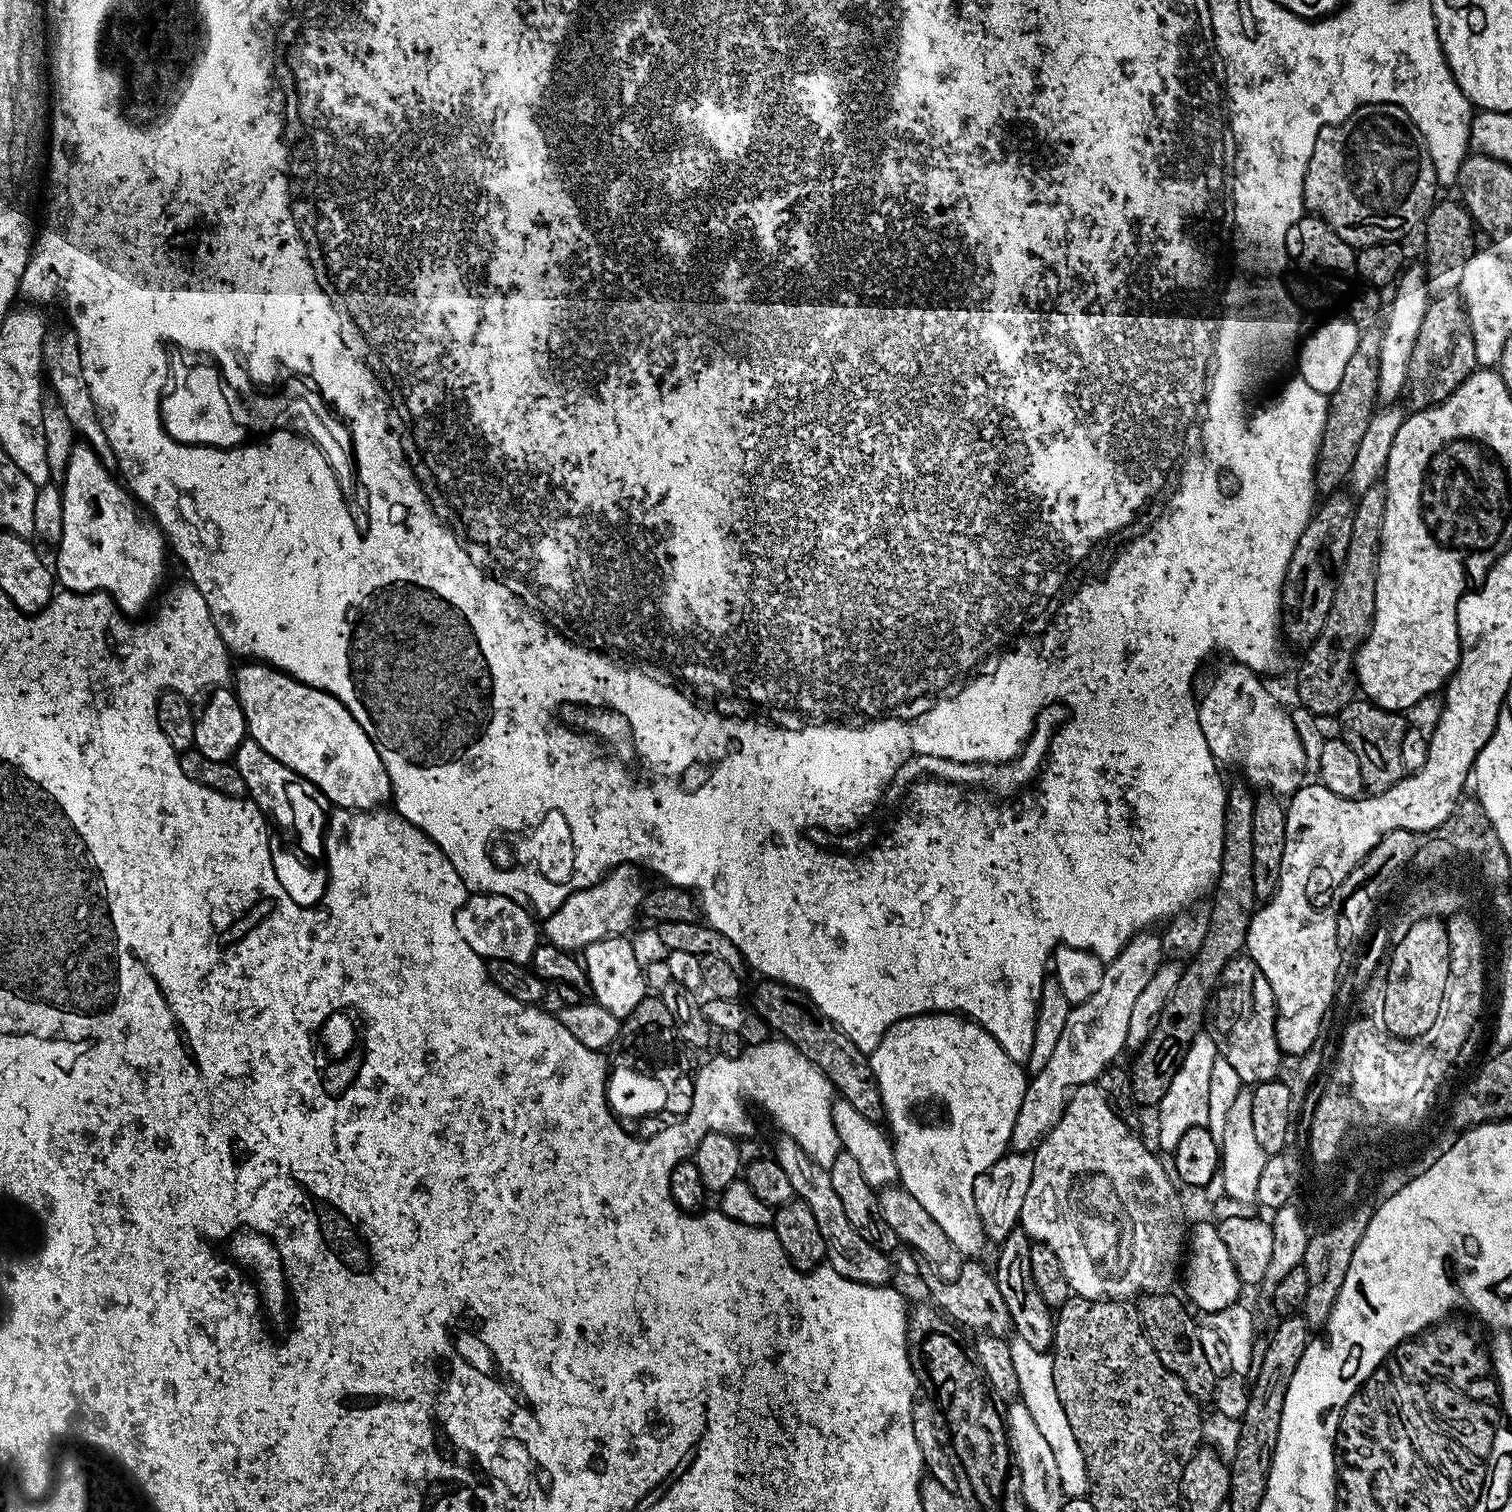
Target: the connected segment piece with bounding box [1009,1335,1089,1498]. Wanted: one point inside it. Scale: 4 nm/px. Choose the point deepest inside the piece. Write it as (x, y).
(1035, 1374)

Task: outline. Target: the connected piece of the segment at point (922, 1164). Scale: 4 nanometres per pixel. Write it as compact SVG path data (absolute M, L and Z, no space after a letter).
M926 1012L922 1016L912 1016L909 1020L899 1020L894 1026L890 1026L890 1030L886 1030L882 1042L878 1042L878 1046L871 1052L870 1059L872 1073L882 1094L886 1128L890 1133L894 1158L898 1162L899 1183L914 1198L918 1198L918 1203L928 1211L930 1218L934 1218L934 1222L938 1222L938 1226L942 1226L946 1238L950 1238L950 1242L954 1242L954 1246L958 1246L958 1250L964 1253L965 1257L983 1257L983 1252L990 1247L990 1241L987 1234L984 1233L982 1218L978 1218L978 1206L974 1206L974 1178L978 1178L978 1174L988 1171L990 1166L994 1166L994 1162L998 1162L1000 1156L1009 1151L1014 1122L1018 1118L1022 1098L1028 1089L1029 1077L1026 1075L1021 1061L1010 1058L1010 1054L1006 1054L1006 1050L1002 1050L999 1042L975 1020L965 1018L955 1012Z

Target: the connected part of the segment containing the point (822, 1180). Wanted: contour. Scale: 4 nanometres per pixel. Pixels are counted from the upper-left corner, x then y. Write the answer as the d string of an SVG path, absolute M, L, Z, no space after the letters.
M787 1136L779 1137L779 1139L774 1159L792 1183L795 1197L810 1206L820 1234L825 1240L828 1263L831 1268L851 1281L880 1287L887 1285L891 1281L889 1280L892 1274L891 1257L876 1247L870 1246L866 1238L862 1238L847 1221L846 1210L843 1209L842 1202L839 1201L838 1194L831 1185L827 1167L813 1161L794 1139Z

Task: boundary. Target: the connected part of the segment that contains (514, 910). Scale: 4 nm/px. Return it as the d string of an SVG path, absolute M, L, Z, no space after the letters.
M469 895L468 900L458 910L456 925L458 934L466 938L466 946L470 946L470 950L484 957L485 961L505 960L525 966L531 965L532 955L538 943L538 937L536 937L538 924L533 913L527 908L518 906L518 902L505 896Z

